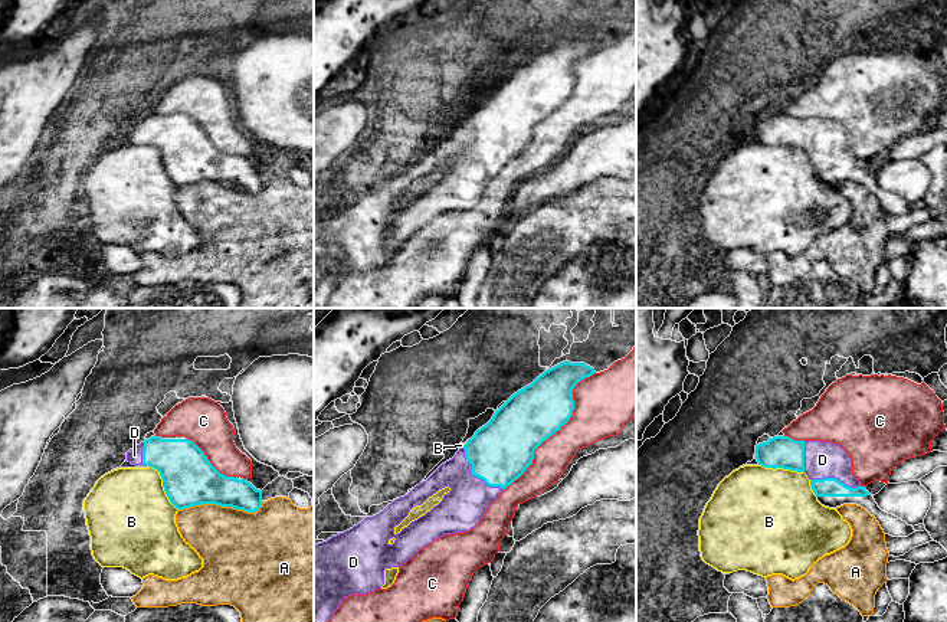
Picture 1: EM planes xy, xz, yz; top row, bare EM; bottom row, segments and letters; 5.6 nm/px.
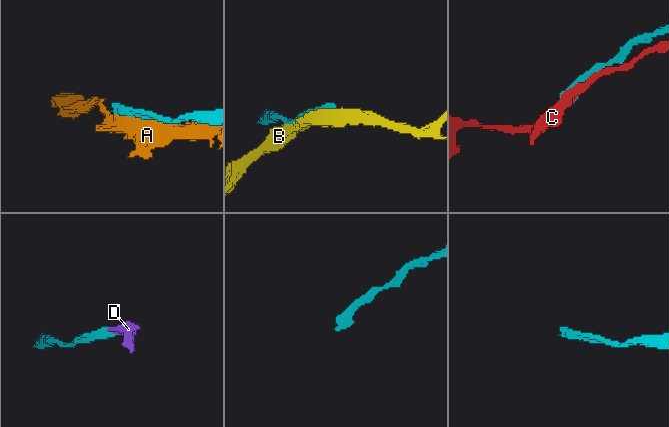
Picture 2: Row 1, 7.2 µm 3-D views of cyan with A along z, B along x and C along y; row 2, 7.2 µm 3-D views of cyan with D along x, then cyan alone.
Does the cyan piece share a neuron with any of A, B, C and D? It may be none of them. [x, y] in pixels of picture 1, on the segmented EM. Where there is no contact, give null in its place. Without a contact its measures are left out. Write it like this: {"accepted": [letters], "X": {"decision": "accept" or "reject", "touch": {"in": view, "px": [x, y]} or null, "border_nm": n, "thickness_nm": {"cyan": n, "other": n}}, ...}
{"accepted": ["D"], "A": {"decision": "reject", "touch": {"in": "xy", "px": [222, 506]}, "border_nm": 480, "thickness_nm": {"cyan": 300, "other": 420}}, "B": {"decision": "reject", "touch": {"in": "xy", "px": [163, 485]}, "border_nm": 300, "thickness_nm": {"cyan": 300, "other": 480}}, "C": {"decision": "reject", "touch": {"in": "xz", "px": [557, 429]}, "border_nm": 850, "thickness_nm": {"cyan": 320, "other": 280}}, "D": {"decision": "accept", "touch": {"in": "yz", "px": [835, 478]}, "border_nm": 300, "thickness_nm": {"cyan": 110, "other": 200}}}

